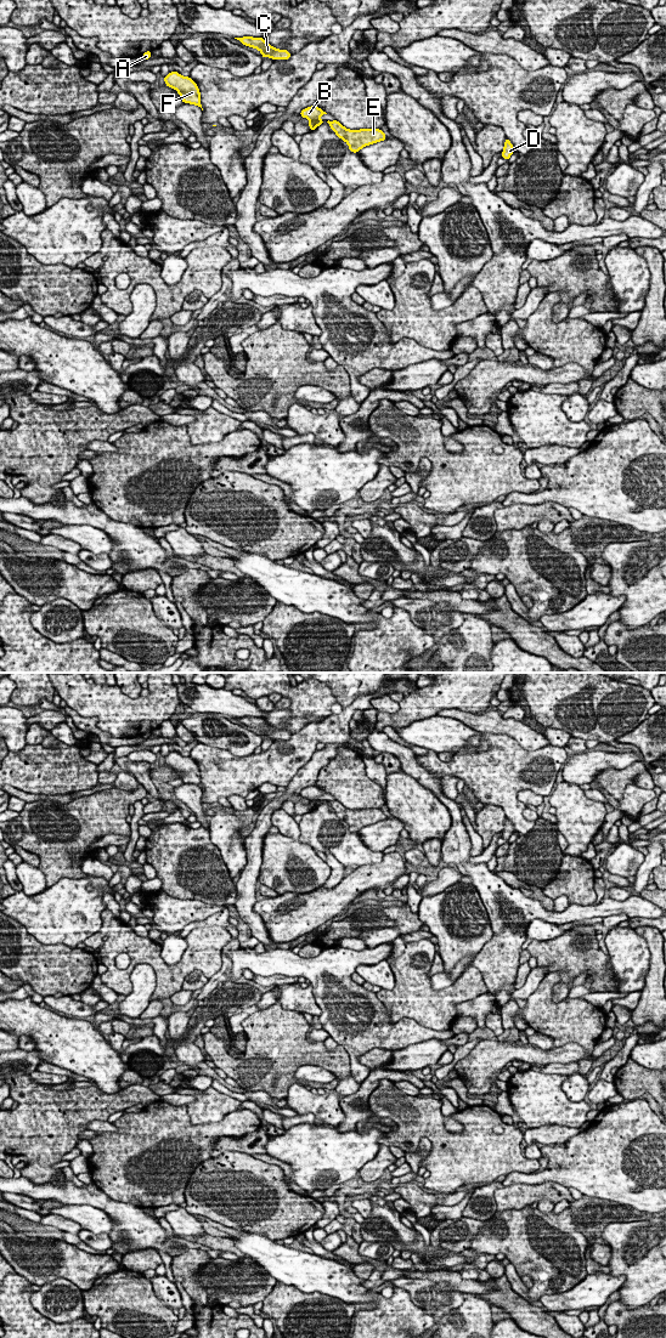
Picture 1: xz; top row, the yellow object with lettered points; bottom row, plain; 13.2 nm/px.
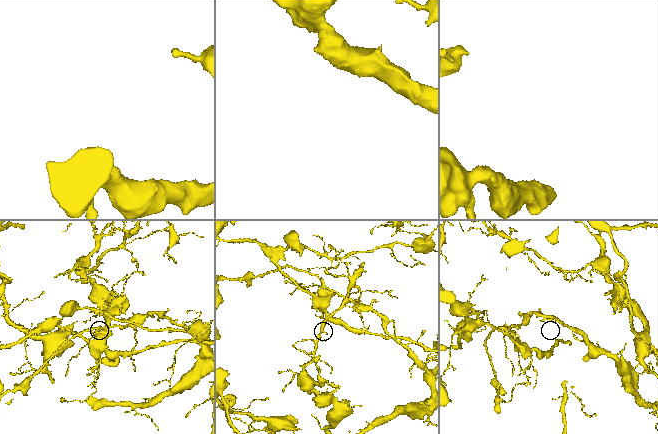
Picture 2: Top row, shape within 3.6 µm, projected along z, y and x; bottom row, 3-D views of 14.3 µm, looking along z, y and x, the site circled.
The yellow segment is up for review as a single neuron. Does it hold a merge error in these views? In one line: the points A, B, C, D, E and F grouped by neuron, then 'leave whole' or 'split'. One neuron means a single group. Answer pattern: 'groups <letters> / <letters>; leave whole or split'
groups A E F / B C D; split

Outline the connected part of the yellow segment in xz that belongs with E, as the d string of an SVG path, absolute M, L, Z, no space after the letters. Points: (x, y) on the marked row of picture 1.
M327 121L335 135L345 141L350 152L356 153L366 146L386 140L385 134L380 129L360 129L349 130L339 121Z

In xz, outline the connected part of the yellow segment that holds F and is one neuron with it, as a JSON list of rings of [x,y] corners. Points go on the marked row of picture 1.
[[[170,72],[163,79],[166,86],[177,91],[184,103],[196,104],[202,108],[199,89],[190,76],[182,76],[177,72]]]

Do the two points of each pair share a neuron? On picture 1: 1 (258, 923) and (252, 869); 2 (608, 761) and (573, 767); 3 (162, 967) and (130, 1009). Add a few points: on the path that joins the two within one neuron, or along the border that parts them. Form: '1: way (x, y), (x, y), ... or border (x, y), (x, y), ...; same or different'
1: way (247, 910), (247, 883); same
2: way (599, 761), (581, 767); same
3: border (141, 962), (154, 973), (151, 999); different

